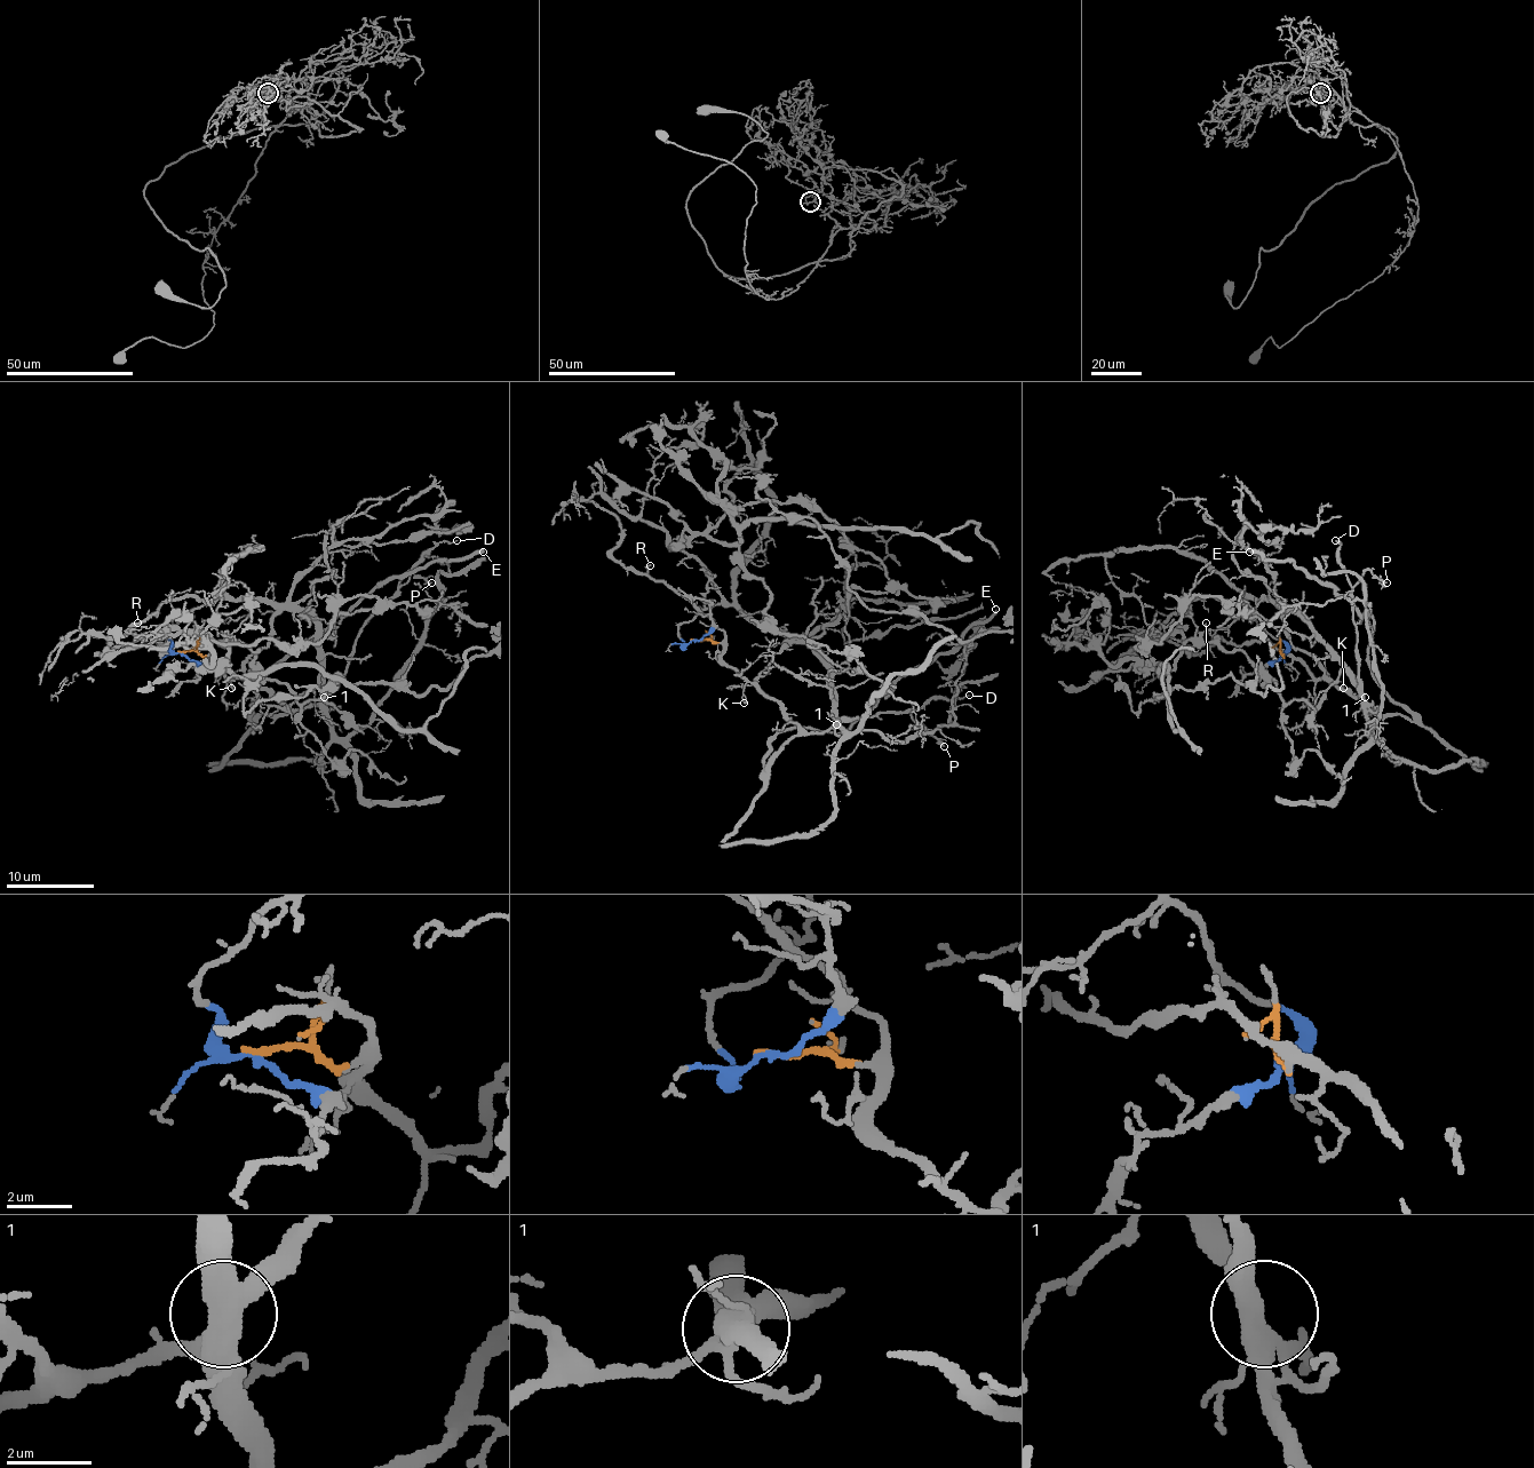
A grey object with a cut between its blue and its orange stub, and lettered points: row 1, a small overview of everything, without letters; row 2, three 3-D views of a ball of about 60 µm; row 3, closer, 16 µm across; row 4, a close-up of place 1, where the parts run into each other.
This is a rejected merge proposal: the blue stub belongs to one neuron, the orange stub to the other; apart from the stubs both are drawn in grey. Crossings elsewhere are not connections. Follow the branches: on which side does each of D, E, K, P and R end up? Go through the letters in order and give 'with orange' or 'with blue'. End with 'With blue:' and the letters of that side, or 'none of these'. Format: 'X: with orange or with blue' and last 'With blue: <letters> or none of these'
D: with orange
E: with orange
K: with orange
P: with orange
R: with orange
With blue: none of these

